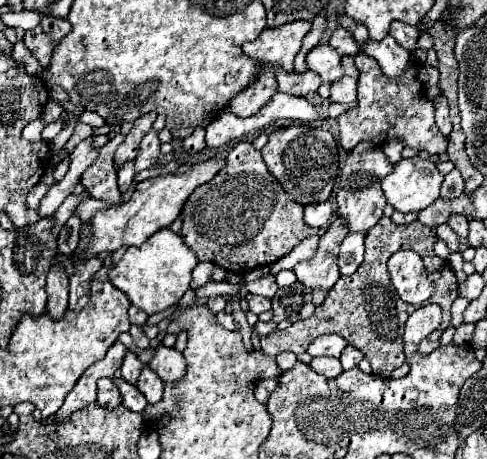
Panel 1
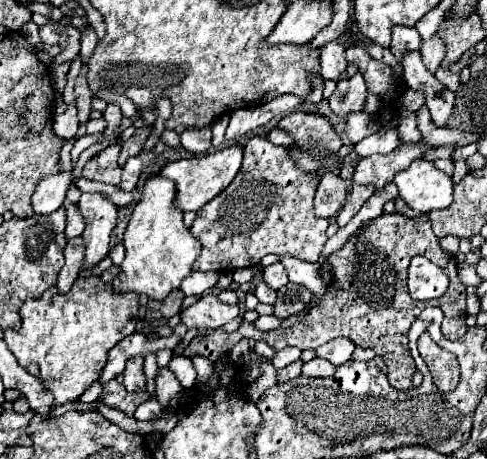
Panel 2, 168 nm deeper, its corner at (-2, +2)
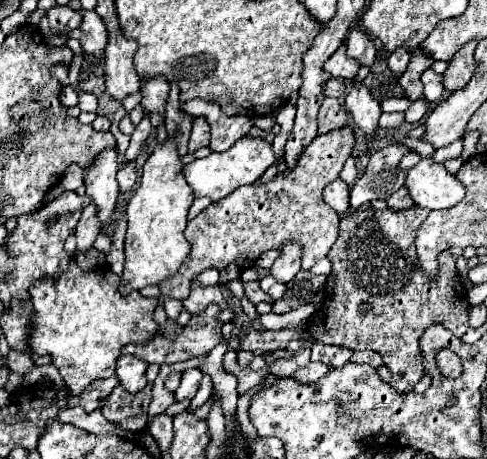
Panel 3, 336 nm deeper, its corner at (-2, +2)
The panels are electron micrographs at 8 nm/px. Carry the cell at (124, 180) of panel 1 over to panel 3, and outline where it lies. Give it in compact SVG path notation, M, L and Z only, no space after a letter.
M126 162L118 170L118 184L120 184L120 192L132 190L132 186L136 184L136 166L134 166L134 162Z

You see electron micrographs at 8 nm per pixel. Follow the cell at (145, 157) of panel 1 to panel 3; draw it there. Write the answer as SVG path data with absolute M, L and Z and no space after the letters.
M152 78L148 82L142 82L140 94L142 94L142 108L150 114L160 114L164 118L166 104L168 104L168 82L164 78Z

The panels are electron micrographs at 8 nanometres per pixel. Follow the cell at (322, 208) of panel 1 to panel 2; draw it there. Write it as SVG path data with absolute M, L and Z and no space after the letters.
M324 174L324 178L318 184L316 198L314 198L314 210L320 218L334 218L346 200L348 186L338 174Z

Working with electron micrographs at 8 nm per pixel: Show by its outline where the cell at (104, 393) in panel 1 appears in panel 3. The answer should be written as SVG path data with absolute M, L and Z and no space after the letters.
M120 384L112 390L110 398L106 398L106 406L102 406L102 414L110 420L120 424L124 430L142 432L148 420L148 406L152 398L152 384L144 390L130 394Z

